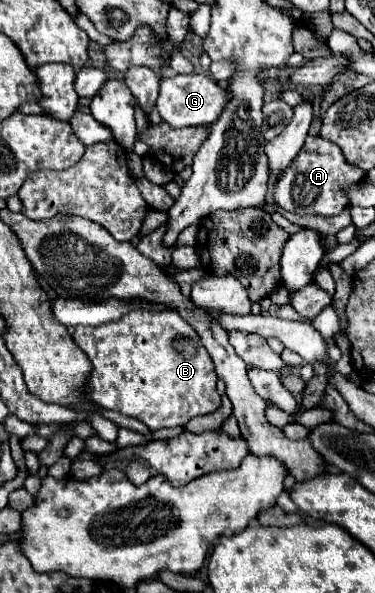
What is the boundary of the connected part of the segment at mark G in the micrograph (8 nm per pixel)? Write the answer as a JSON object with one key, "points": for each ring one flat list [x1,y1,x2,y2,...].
{"points":[[194,73,194,75,174,75,160,81,160,93,156,101,156,109,162,117,162,121,170,123,172,127,196,127,196,125,210,125,220,115,222,107,226,105,226,91,216,85,206,75]]}

